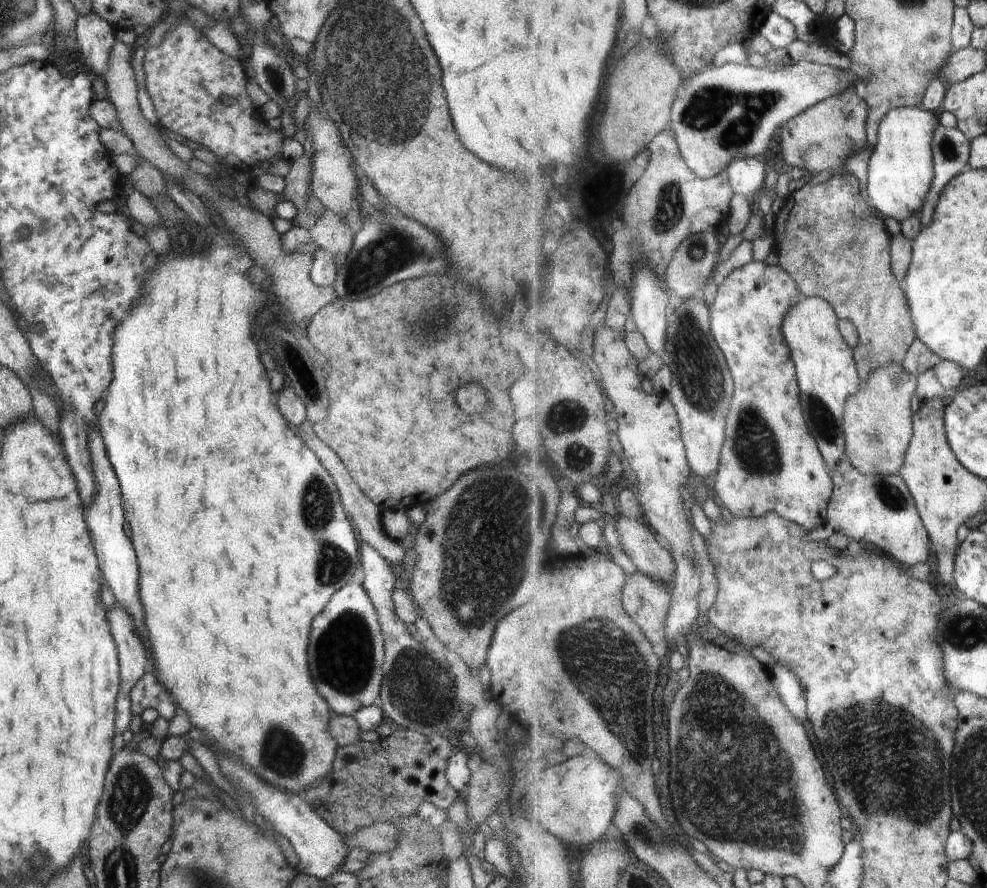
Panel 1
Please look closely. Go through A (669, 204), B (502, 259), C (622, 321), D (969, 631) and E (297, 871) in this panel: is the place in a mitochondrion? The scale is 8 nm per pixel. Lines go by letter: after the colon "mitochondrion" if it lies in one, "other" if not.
A: mitochondrion
B: other
C: other
D: mitochondrion
E: other

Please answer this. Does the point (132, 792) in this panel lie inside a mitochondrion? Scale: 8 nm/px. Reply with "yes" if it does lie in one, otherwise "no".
yes

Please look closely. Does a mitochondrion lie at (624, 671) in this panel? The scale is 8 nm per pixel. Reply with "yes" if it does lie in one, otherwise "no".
yes

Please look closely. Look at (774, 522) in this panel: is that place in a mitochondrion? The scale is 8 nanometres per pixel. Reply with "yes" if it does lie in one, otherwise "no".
no

